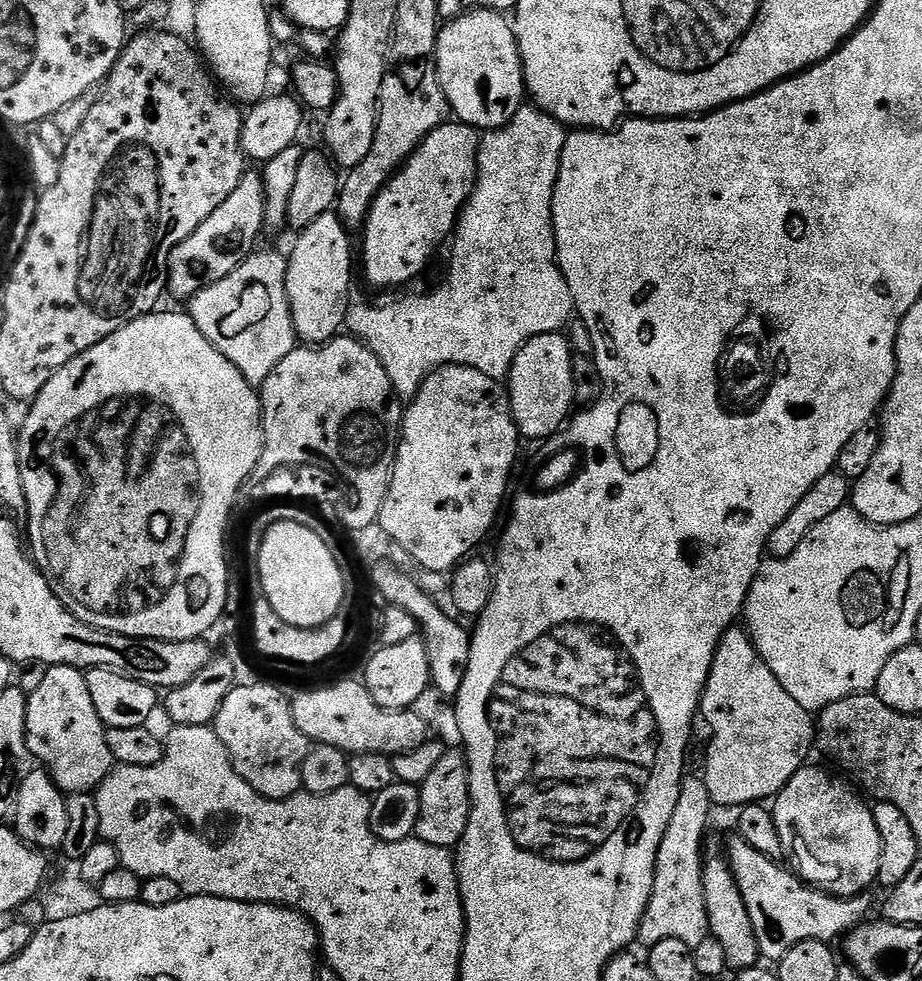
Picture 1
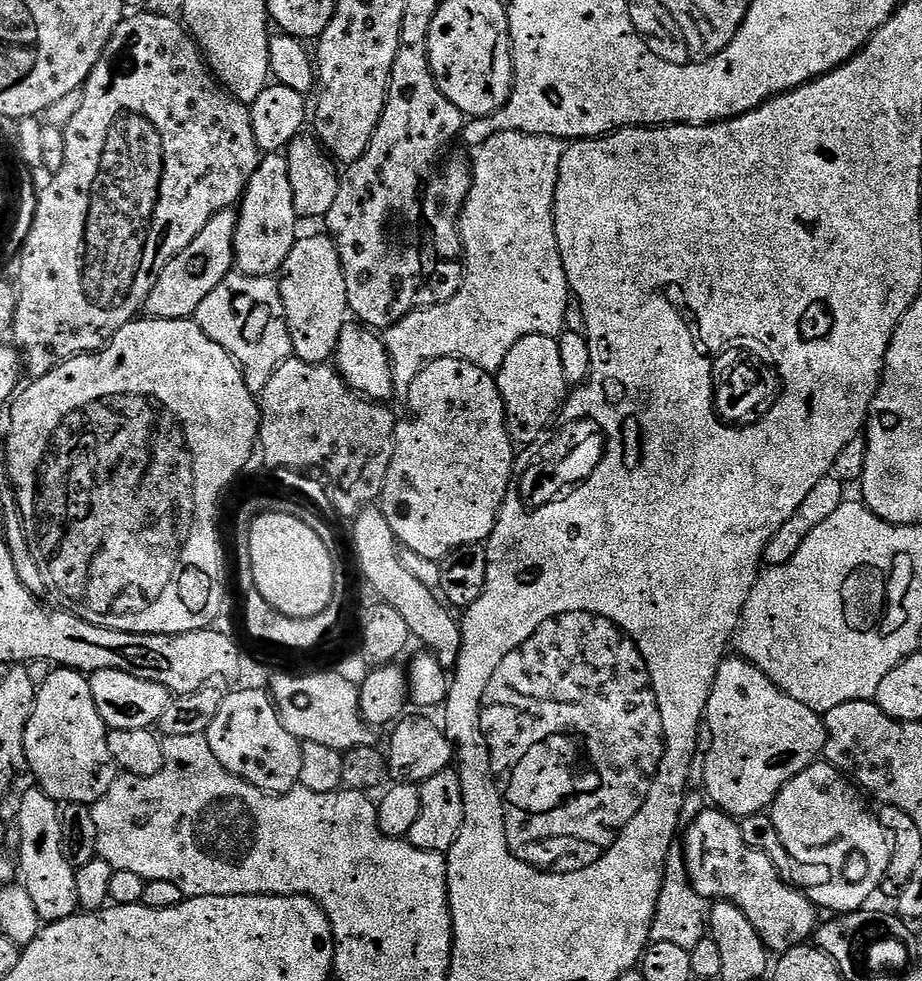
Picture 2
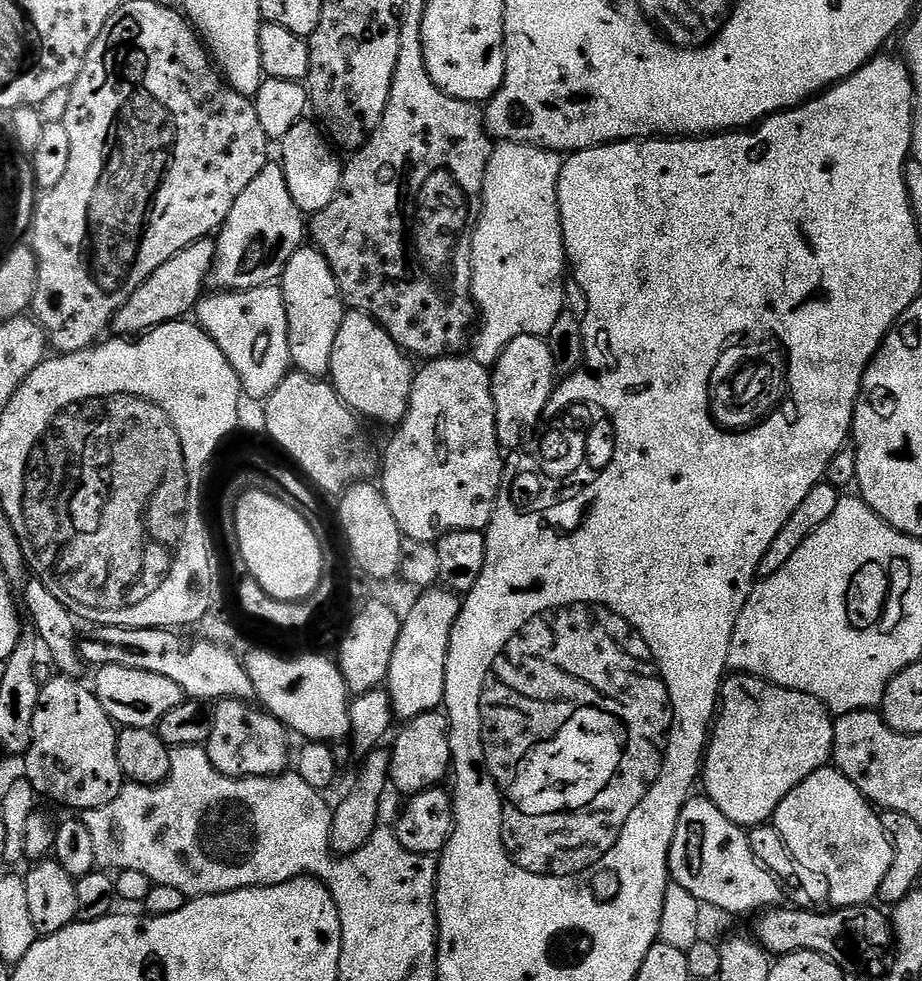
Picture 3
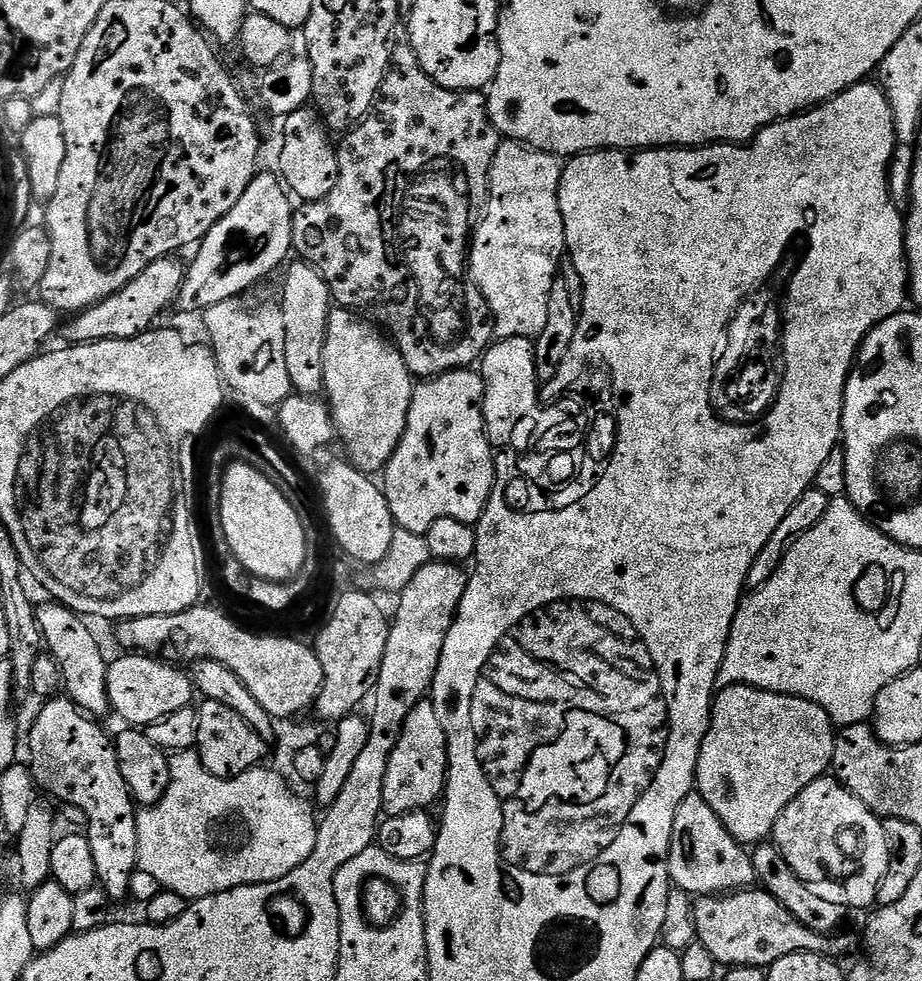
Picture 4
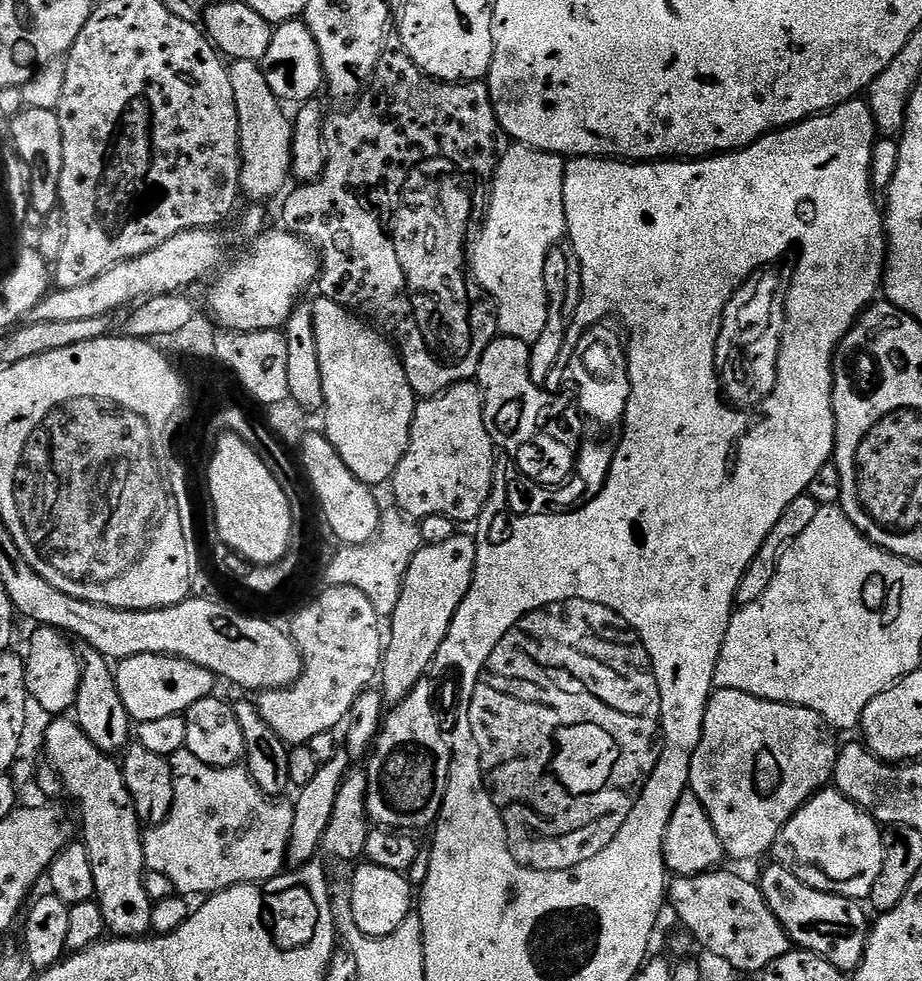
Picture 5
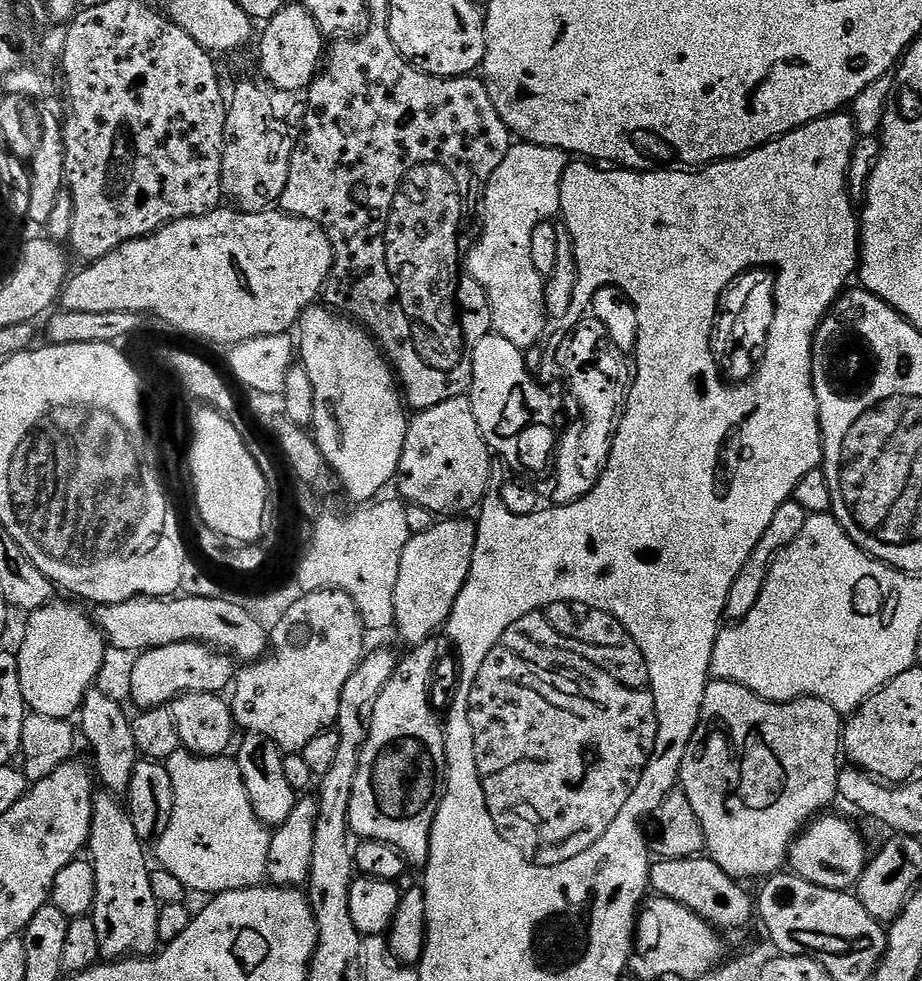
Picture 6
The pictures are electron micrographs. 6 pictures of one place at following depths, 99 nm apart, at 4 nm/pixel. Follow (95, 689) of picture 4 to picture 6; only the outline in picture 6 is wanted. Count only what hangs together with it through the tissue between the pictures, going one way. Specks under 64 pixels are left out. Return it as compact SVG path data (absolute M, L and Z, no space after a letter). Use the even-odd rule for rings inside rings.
M93 690L85 694L84 703L80 705L78 713L79 731L88 739L88 744L92 747L92 752L96 755L94 772L99 783L105 784L107 791L112 794L127 793L134 766L137 760L141 759L138 746L134 742L134 730L129 713L124 713L124 708L112 696L107 696L104 692ZM84 731L84 734L83 734ZM101 780L101 781L100 781Z

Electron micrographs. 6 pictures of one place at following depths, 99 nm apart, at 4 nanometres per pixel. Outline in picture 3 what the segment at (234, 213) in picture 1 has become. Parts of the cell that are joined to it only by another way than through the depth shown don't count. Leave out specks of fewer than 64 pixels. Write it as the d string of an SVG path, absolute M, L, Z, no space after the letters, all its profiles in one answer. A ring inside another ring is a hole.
M208 238L195 240L190 247L174 254L174 258L158 266L158 270L154 270L154 274L150 274L150 278L146 278L146 282L142 282L134 294L130 294L128 301L112 317L111 331L116 331L113 333L120 338L135 338L160 324L187 317L202 299L204 284L206 288L215 256L215 243Z

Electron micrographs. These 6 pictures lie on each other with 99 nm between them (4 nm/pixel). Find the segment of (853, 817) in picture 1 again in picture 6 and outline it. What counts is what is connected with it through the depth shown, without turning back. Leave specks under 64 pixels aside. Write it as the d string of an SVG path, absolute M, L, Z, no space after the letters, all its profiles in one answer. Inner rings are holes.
M821 814L811 821L805 827L804 831L793 840L792 845L788 847L787 867L797 876L801 876L806 882L814 886L823 888L839 888L841 890L852 890L858 881L860 875L864 873L864 867L868 865L870 851L864 845L864 840L860 837L860 832L848 820L843 820L840 816L828 816L832 814Z

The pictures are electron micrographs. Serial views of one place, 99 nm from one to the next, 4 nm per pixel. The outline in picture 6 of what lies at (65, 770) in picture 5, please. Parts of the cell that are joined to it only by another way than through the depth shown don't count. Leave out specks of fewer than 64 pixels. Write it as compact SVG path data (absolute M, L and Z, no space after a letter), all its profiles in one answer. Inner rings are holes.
M100 794L93 799L92 829L88 835L87 846L87 851L92 852L90 863L96 875L96 897L90 915L94 922L94 930L98 930L100 955L108 962L151 956L161 947L158 938L158 914L161 904L154 898L154 890L150 887L150 856L149 853L148 856L144 853L145 841L140 840L134 830L131 812L121 801L119 804L116 800L119 799L112 794Z

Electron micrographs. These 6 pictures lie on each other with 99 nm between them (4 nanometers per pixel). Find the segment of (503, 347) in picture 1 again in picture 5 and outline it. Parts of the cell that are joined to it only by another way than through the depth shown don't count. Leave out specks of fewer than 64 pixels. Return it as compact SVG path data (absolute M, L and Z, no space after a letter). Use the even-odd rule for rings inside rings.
M513 143L496 171L491 173L492 197L488 200L488 217L476 245L470 248L470 276L496 309L499 335L521 340L529 346L540 337L542 330L546 330L548 321L548 295L546 282L542 279L546 254L565 239L568 230L564 209L565 163L565 157L556 156L553 152L539 152L537 148Z

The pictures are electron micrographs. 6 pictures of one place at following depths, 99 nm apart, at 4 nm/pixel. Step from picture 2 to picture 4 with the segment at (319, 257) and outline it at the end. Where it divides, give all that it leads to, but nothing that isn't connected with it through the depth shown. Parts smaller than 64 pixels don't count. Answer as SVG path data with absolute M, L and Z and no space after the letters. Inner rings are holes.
M289 263L288 277L284 280L284 301L279 301L282 318L286 322L286 370L290 374L293 389L302 396L319 397L324 392L324 351L326 350L326 330L328 319L334 307L332 291L326 286L322 274L312 264Z

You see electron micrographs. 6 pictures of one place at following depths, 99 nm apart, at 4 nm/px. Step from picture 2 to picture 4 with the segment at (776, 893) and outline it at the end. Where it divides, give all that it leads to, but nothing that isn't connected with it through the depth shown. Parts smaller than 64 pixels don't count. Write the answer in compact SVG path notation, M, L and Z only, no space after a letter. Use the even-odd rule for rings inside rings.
M693 790L674 814L674 834L668 851L668 879L693 897L714 896L753 887L757 883L749 849L722 826L706 798Z

